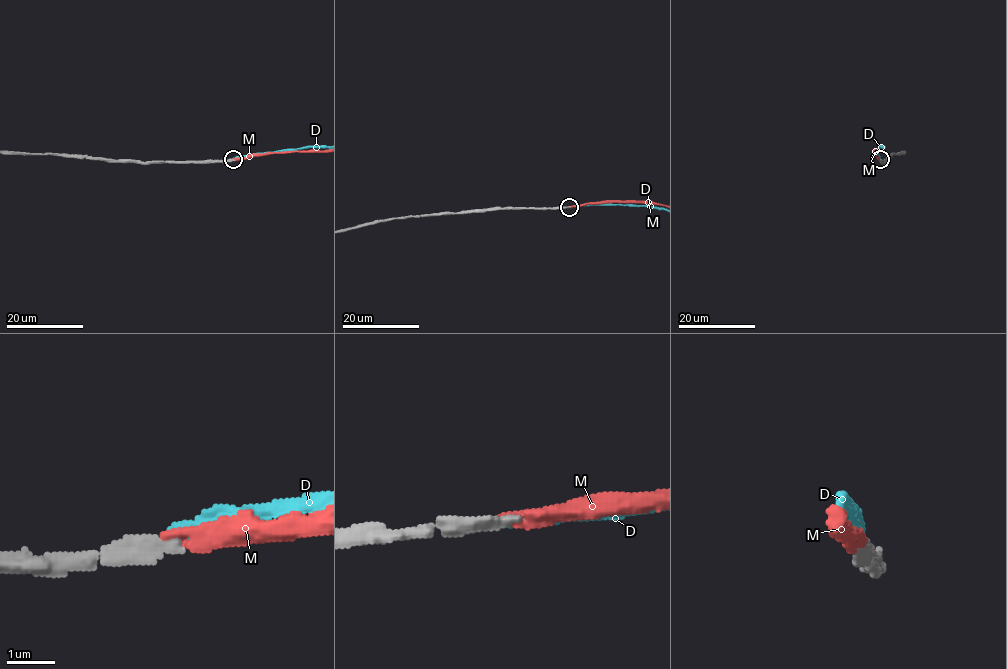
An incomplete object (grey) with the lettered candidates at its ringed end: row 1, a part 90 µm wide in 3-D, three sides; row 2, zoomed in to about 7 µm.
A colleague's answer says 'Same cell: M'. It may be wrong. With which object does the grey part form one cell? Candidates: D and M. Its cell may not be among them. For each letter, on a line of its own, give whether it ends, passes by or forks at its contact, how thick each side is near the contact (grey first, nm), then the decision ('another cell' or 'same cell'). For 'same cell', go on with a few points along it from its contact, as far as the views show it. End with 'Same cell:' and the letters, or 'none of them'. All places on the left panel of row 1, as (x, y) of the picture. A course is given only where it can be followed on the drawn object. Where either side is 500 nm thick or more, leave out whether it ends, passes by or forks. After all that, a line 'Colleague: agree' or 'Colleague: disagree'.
D: it ends; calibres 380 and 200 nm; another cell
M: it ends; calibres 380 and 280 nm; same cell
Same cell: M
Colleague: agree

